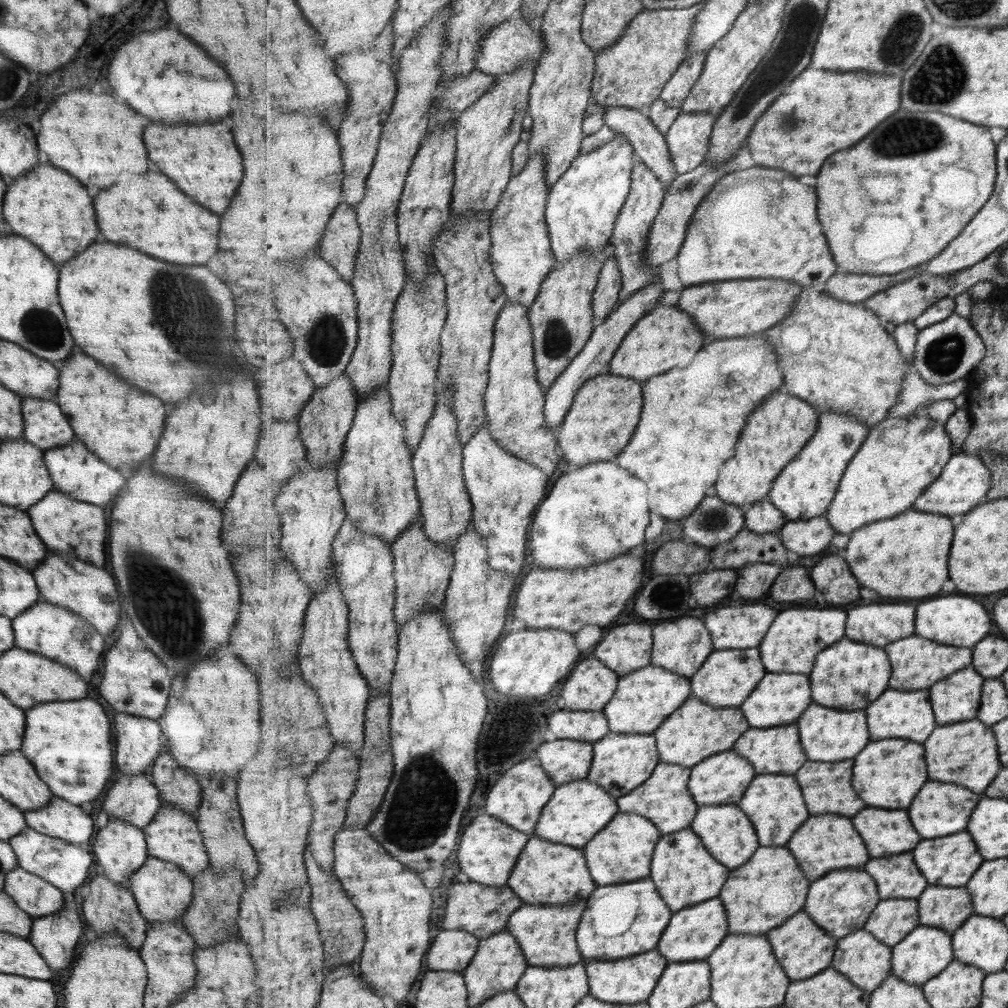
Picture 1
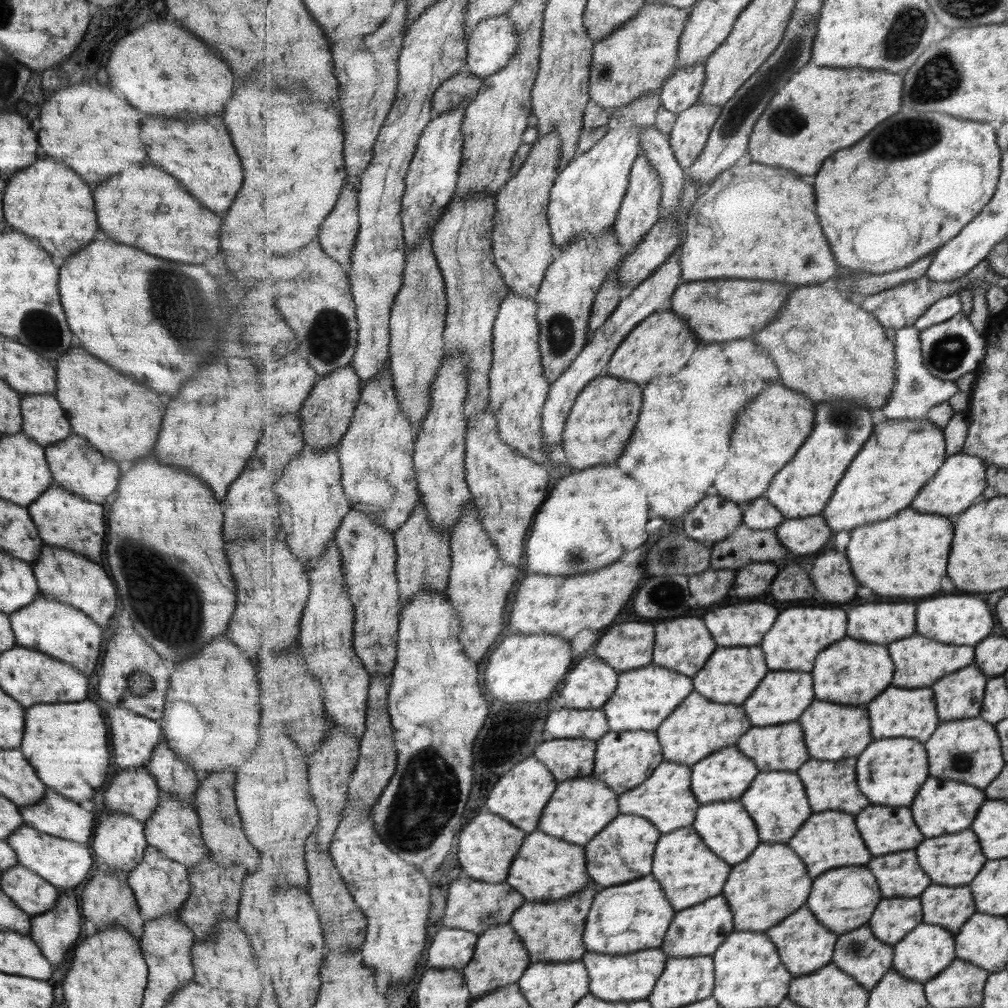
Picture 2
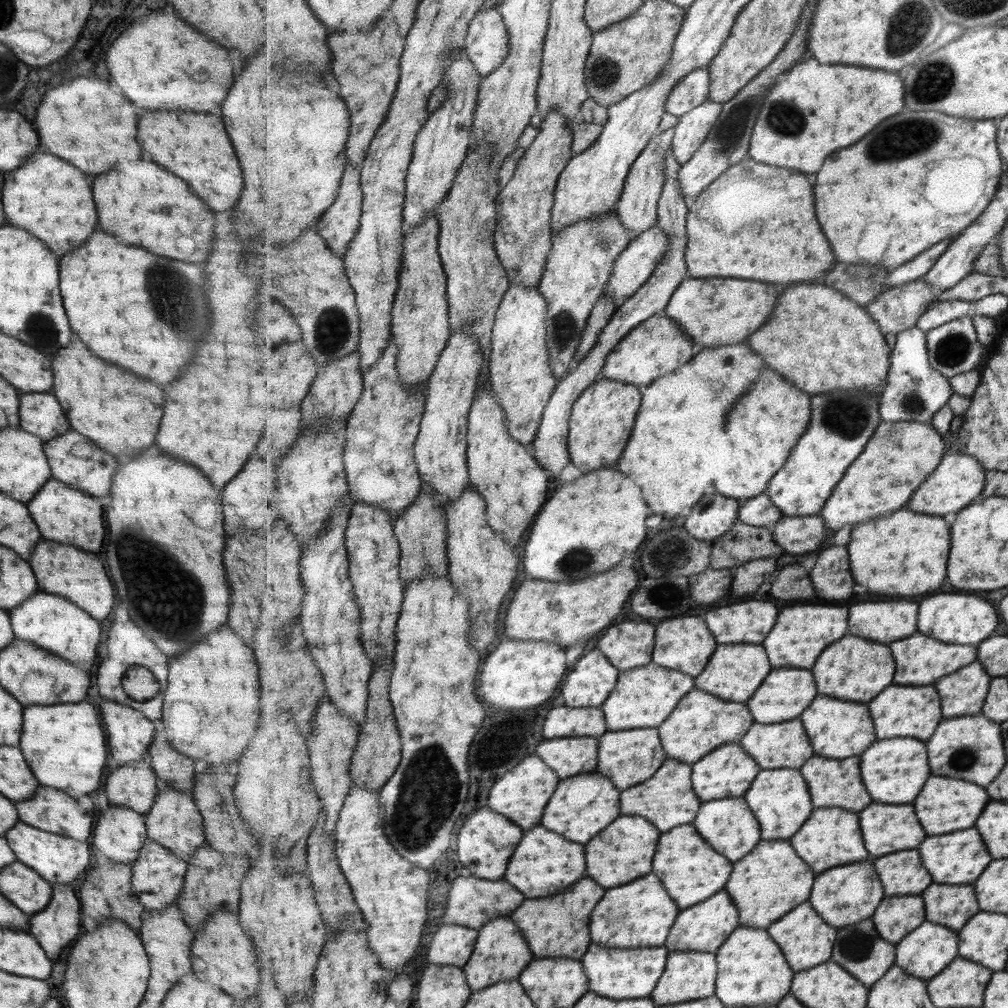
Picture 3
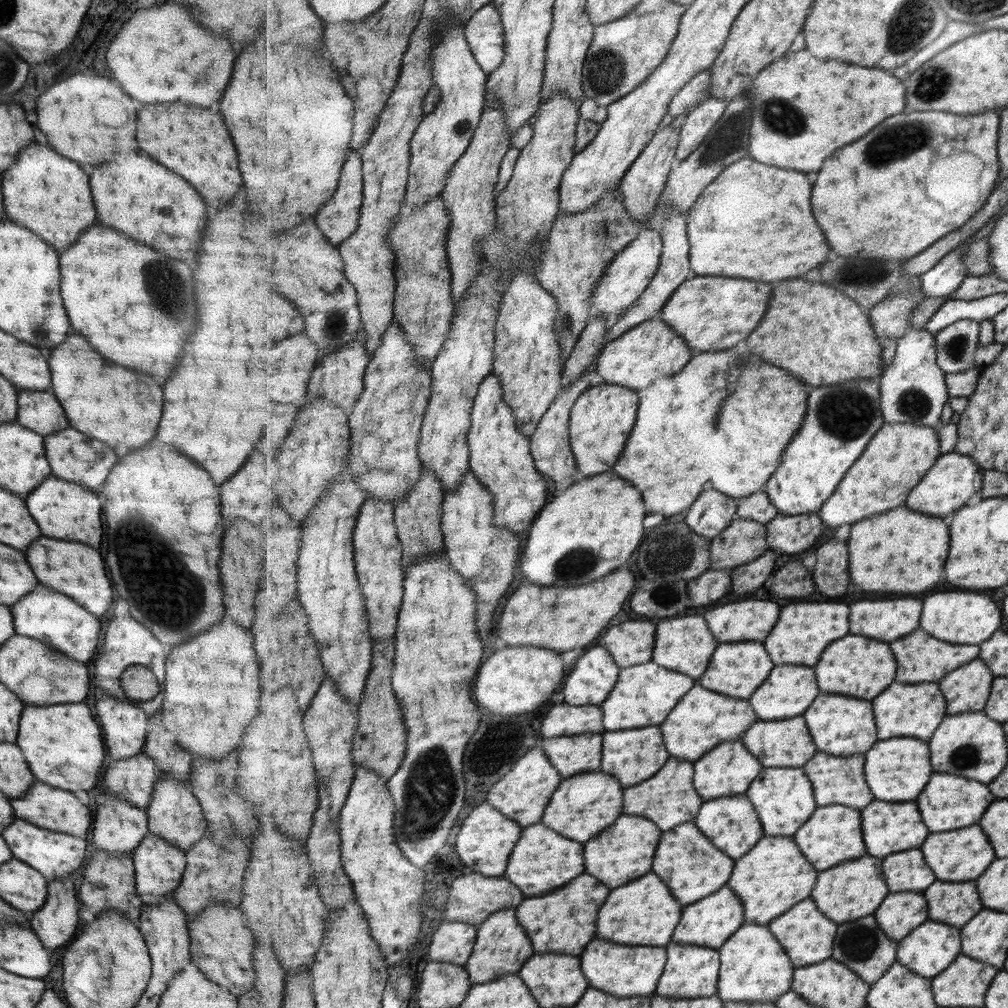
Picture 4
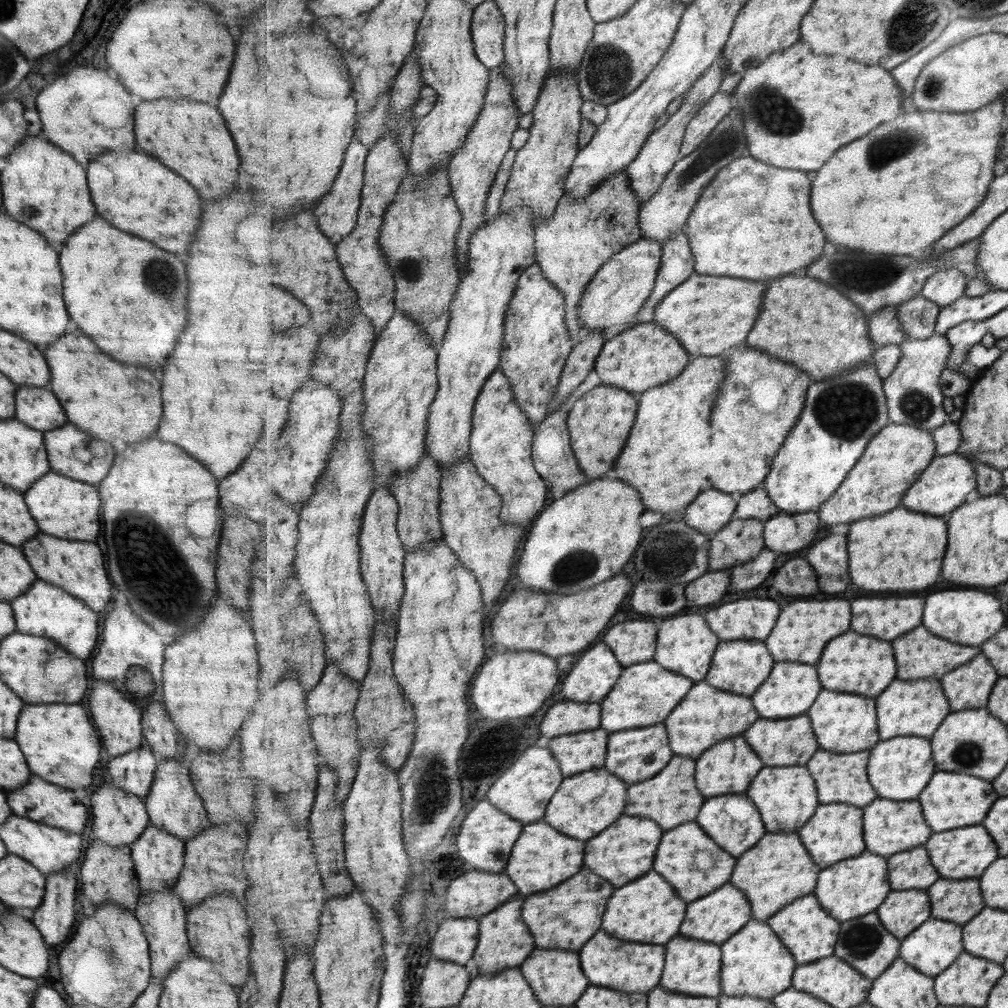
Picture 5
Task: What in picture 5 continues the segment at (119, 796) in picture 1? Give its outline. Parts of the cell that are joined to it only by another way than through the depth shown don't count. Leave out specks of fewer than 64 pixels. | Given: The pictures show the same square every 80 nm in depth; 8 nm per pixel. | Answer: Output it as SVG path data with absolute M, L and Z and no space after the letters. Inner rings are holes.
M146 745L117 755L107 764L108 784L136 796L144 803L157 763L157 756Z

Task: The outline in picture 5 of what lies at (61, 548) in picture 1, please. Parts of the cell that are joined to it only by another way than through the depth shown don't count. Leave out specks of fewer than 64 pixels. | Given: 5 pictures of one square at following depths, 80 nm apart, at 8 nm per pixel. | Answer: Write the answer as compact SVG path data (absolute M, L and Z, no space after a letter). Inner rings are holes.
M45 474L41 476L25 494L25 504L29 508L31 518L37 522L39 530L43 534L53 534L55 538L69 538L69 540L81 540L81 542L95 542L99 534L99 496L93 486L87 486L83 482L75 482L71 478L63 478L59 474Z

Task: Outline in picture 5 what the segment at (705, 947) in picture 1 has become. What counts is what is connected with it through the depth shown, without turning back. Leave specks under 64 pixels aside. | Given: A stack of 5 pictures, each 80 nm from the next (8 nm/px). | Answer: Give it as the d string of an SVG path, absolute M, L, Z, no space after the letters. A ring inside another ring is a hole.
M725 884L725 886L721 886L721 890L715 890L713 894L689 904L689 914L685 918L685 926L681 926L680 934L687 938L715 942L722 946L725 941L737 934L751 918L753 918L753 910L751 910L747 896L733 884Z

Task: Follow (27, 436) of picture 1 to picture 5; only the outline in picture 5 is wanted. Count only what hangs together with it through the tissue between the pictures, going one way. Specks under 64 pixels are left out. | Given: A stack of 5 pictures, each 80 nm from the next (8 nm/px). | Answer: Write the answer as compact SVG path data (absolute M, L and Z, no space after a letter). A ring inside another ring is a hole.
M27 386L19 388L15 394L15 420L21 424L31 424L29 428L41 433L59 428L67 422L59 402L49 390Z

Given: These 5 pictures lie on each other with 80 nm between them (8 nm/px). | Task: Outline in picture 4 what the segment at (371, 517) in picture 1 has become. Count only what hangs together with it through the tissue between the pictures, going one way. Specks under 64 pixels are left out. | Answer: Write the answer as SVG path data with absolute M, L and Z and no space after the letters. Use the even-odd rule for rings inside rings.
M395 321L383 336L381 347L373 355L365 375L365 390L361 394L354 411L349 415L351 427L350 452L353 471L357 473L356 481L359 486L377 500L397 504L408 496L408 492L420 481L421 470L424 469L420 459L418 444L422 435L424 418L428 412L432 394L433 365L423 365L417 357L417 347L407 342L407 333Z

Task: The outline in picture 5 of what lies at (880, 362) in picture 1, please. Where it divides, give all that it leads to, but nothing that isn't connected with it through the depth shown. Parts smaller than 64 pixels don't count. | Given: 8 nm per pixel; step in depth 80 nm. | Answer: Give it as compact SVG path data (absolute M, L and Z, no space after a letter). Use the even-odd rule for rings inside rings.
M785 276L775 280L771 288L767 290L763 312L757 320L757 326L749 334L749 347L757 346L783 362L800 366L807 374L812 375L812 380L825 380L834 376L841 376L862 364L872 361L876 348L869 337L869 317L853 299L845 296L836 287L823 284L815 278L797 278L797 276Z

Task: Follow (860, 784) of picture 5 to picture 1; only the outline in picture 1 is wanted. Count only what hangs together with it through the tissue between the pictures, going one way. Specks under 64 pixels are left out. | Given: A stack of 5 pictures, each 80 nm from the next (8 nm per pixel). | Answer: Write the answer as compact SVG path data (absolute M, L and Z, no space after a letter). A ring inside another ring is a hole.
M855 760L845 762L807 762L795 776L801 782L801 790L805 790L805 802L809 802L811 814L841 814L841 816L855 816L867 804L859 798L855 792L851 780L853 780L853 764Z

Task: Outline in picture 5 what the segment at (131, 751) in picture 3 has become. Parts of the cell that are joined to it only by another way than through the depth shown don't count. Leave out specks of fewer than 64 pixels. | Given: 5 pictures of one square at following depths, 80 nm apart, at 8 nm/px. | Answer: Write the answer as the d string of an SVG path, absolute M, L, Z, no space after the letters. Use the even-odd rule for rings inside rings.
M97 680L91 696L89 696L89 714L91 720L101 736L103 750L107 752L108 758L115 758L117 755L127 754L143 745L141 717L142 709L129 702L126 697L117 692L109 683Z

